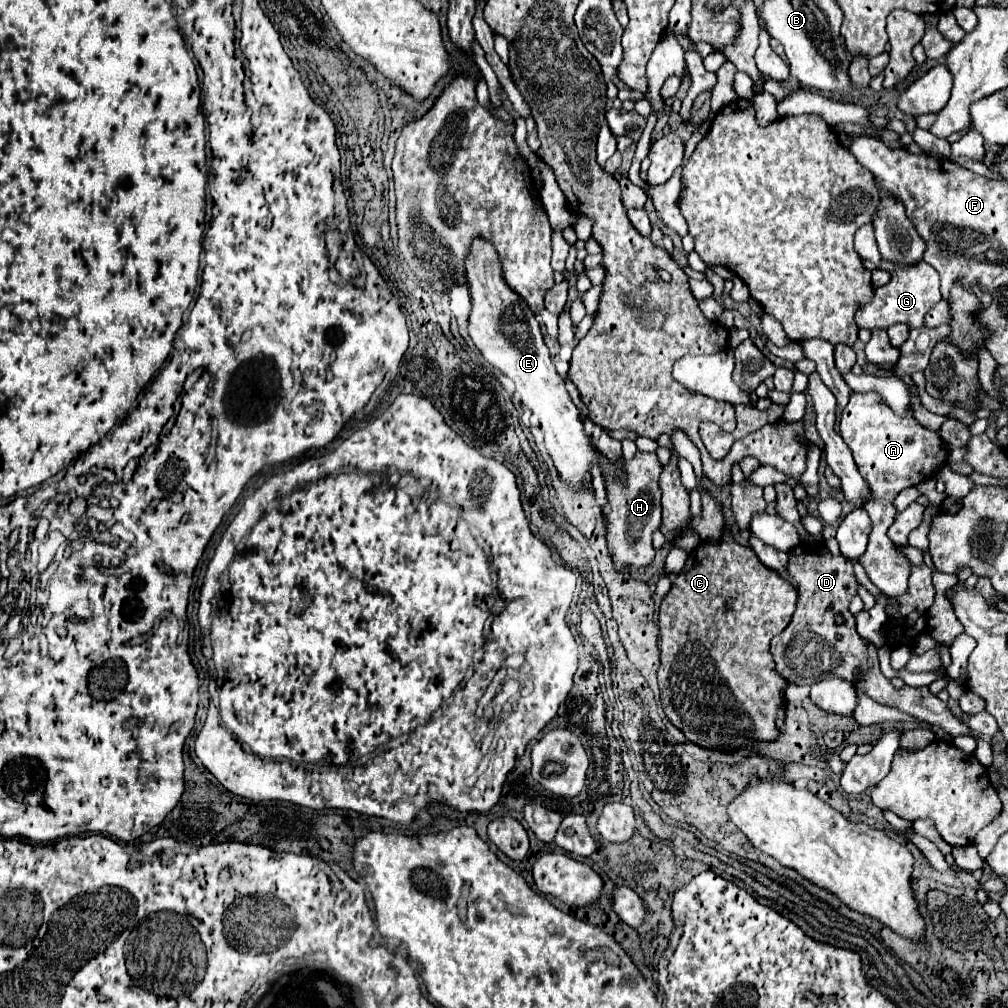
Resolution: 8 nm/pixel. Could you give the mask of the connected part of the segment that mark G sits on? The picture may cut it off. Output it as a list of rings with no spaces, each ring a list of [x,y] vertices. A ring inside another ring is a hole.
[[[865,224],[855,234],[855,250],[861,258],[871,260],[877,268],[887,270],[891,274],[891,282],[877,288],[875,296],[869,304],[857,310],[855,322],[859,328],[883,328],[887,330],[893,324],[907,324],[909,328],[921,328],[925,314],[941,300],[939,292],[939,274],[923,260],[919,260],[913,266],[905,264],[891,264],[891,260],[881,260],[881,254],[877,252],[877,242],[873,240],[873,226]]]

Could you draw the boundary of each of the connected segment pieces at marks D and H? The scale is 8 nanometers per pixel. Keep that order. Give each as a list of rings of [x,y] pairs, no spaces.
[[[801,542],[789,552],[789,574],[795,578],[799,588],[797,610],[789,626],[771,640],[771,654],[775,660],[777,672],[791,684],[811,686],[825,676],[841,676],[851,680],[865,696],[873,698],[879,704],[893,706],[901,712],[911,714],[913,718],[925,720],[943,728],[951,736],[969,734],[967,724],[955,718],[947,704],[929,692],[927,686],[907,686],[893,688],[893,684],[879,670],[877,648],[859,636],[855,628],[855,618],[849,612],[851,598],[857,594],[859,582],[853,572],[853,562],[845,556],[833,556],[825,544]]]
[[[637,452],[633,460],[625,462],[627,470],[627,488],[623,490],[617,486],[617,480],[607,478],[607,500],[611,504],[611,514],[605,516],[607,524],[607,542],[613,552],[615,566],[621,564],[621,568],[631,566],[647,566],[655,558],[655,550],[651,544],[651,534],[661,526],[661,488],[657,484],[657,478],[663,472],[663,466],[657,458],[657,454],[649,452]]]

